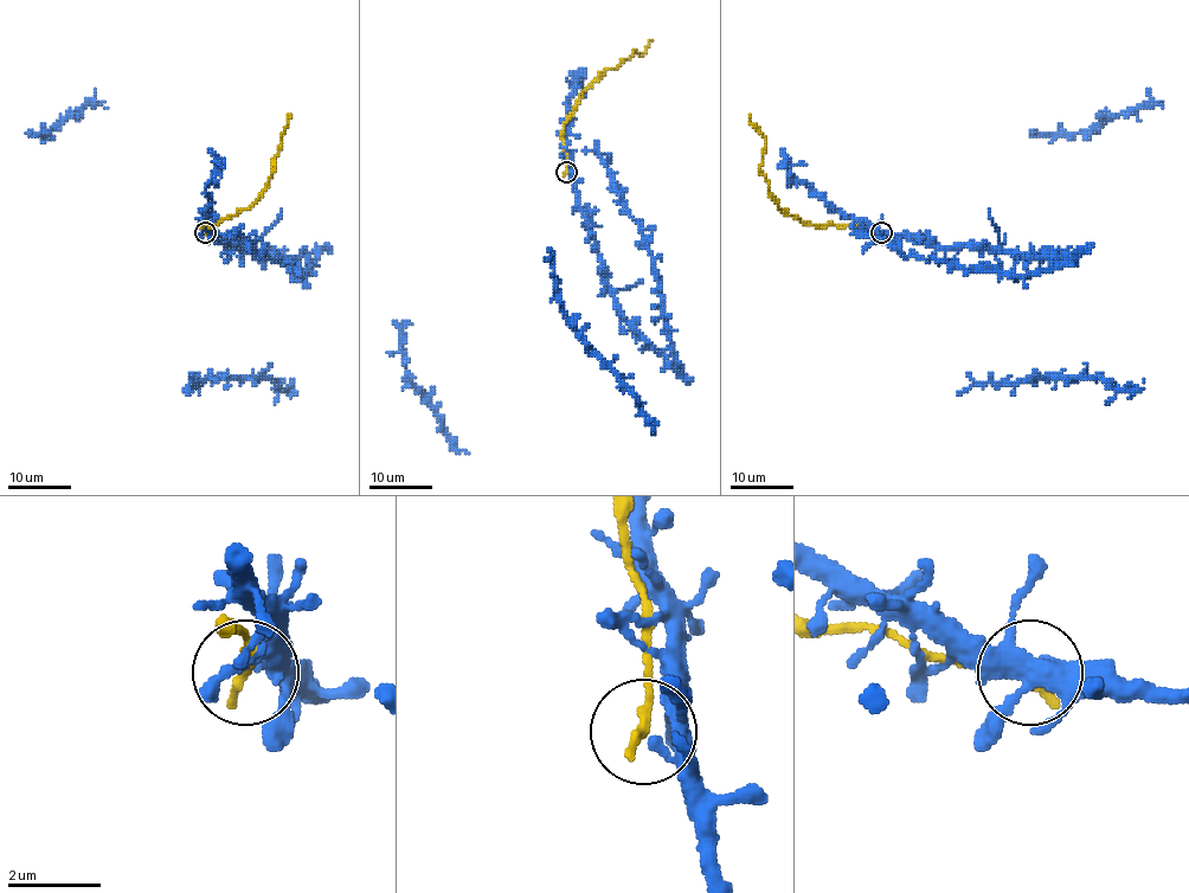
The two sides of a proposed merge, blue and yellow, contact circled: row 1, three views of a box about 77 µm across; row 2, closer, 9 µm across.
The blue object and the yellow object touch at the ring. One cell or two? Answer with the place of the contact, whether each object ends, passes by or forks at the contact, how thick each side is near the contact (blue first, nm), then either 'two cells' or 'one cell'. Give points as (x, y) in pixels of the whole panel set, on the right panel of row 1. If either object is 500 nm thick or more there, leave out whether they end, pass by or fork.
place (881, 232); blue passes by; yellow ends; calibres 240 and 260 nm; two cells

